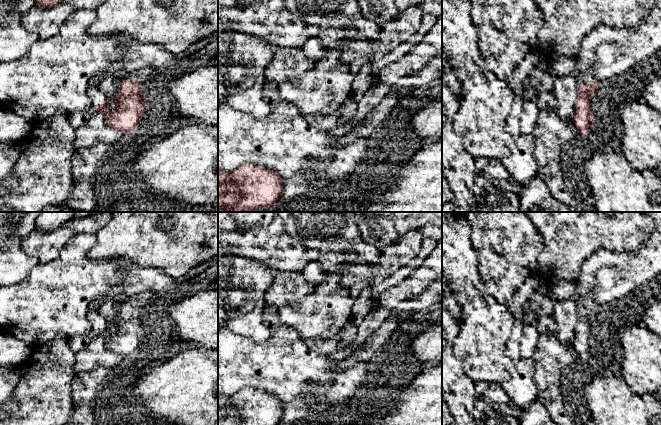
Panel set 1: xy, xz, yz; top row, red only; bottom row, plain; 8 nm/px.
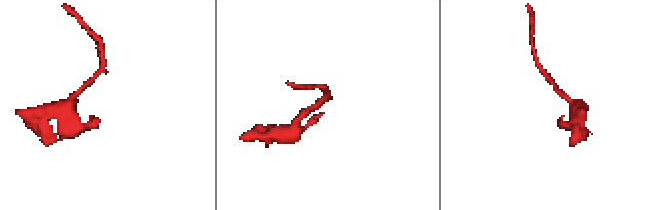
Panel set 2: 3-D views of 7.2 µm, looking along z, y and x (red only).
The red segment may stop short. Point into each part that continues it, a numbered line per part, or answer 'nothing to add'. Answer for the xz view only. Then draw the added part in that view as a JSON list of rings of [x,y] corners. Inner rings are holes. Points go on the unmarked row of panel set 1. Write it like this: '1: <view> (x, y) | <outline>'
nothing to add

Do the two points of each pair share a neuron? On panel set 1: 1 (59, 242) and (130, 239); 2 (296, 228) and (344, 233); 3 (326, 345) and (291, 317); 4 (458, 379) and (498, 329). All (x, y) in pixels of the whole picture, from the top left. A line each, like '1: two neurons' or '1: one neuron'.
1: two neurons
2: one neuron
3: two neurons
4: two neurons

